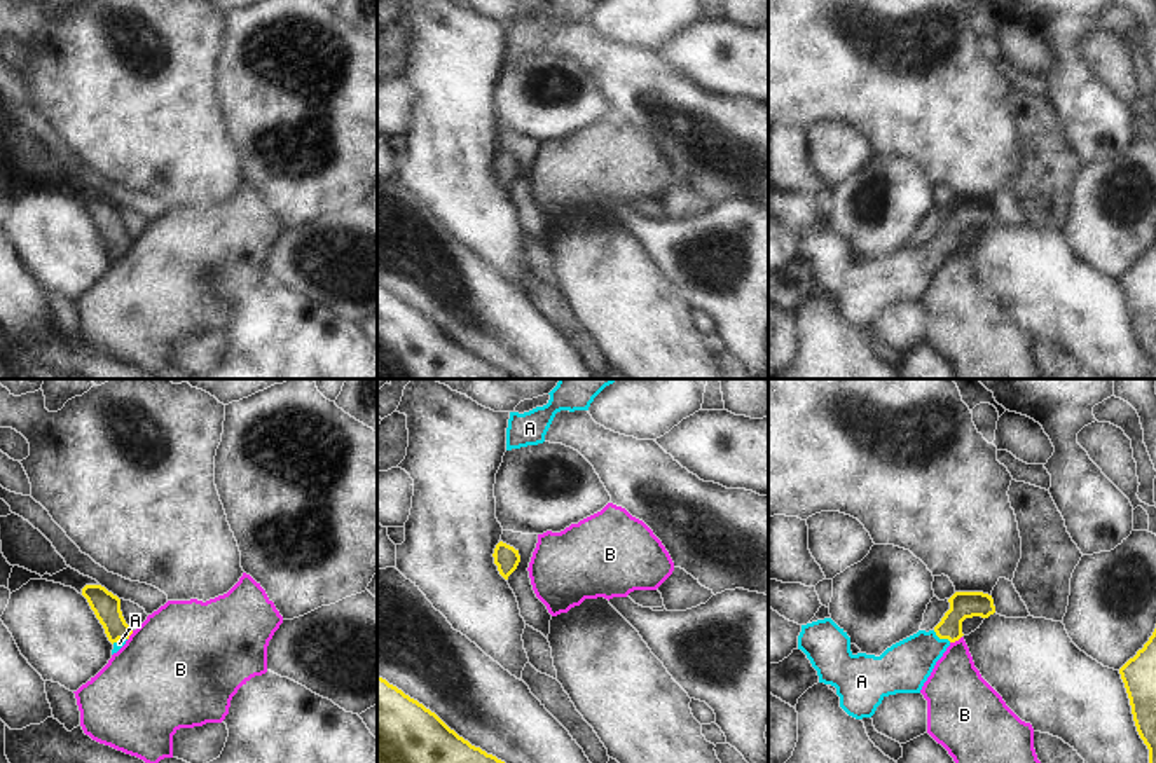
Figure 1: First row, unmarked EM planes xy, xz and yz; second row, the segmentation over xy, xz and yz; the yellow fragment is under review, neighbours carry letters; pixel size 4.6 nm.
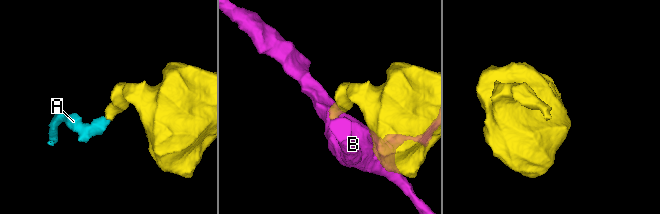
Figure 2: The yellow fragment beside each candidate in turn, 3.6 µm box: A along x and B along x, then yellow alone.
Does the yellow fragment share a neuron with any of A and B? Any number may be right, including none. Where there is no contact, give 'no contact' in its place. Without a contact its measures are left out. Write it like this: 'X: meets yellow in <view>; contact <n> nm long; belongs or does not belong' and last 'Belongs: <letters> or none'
A: meets yellow in yz; contact 100 nm long; belongs
B: meets yellow in yz; contact 70 nm long; does not belong
Belongs: A

